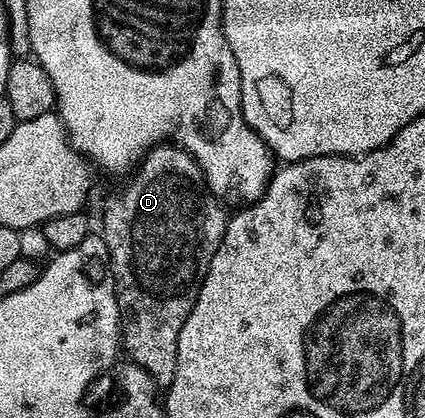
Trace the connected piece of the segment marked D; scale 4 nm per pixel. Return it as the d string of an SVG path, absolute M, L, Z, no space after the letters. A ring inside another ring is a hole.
M176 145L150 147L129 177L106 201L99 231L109 250L109 264L117 286L124 350L127 355L129 351L128 358L132 362L149 371L158 385L168 385L175 373L177 342L183 321L187 321L191 309L195 309L199 289L207 277L207 269L211 269L211 257L215 257L215 249L219 249L225 236L226 208L209 192L195 157Z

